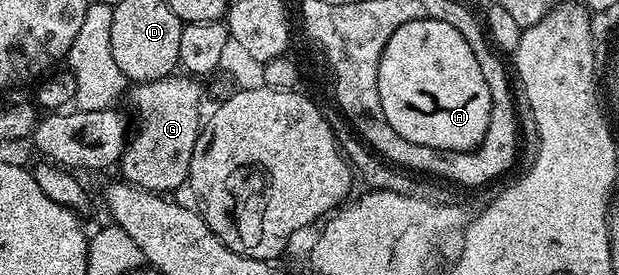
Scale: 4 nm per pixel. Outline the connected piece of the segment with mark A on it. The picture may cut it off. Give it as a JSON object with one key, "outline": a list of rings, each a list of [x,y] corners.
{"outline":[[[424,18],[405,22],[389,38],[379,63],[377,92],[381,94],[381,110],[401,138],[417,142],[417,146],[446,152],[471,152],[487,136],[490,120],[490,90],[473,49],[459,30],[447,22]]]}

